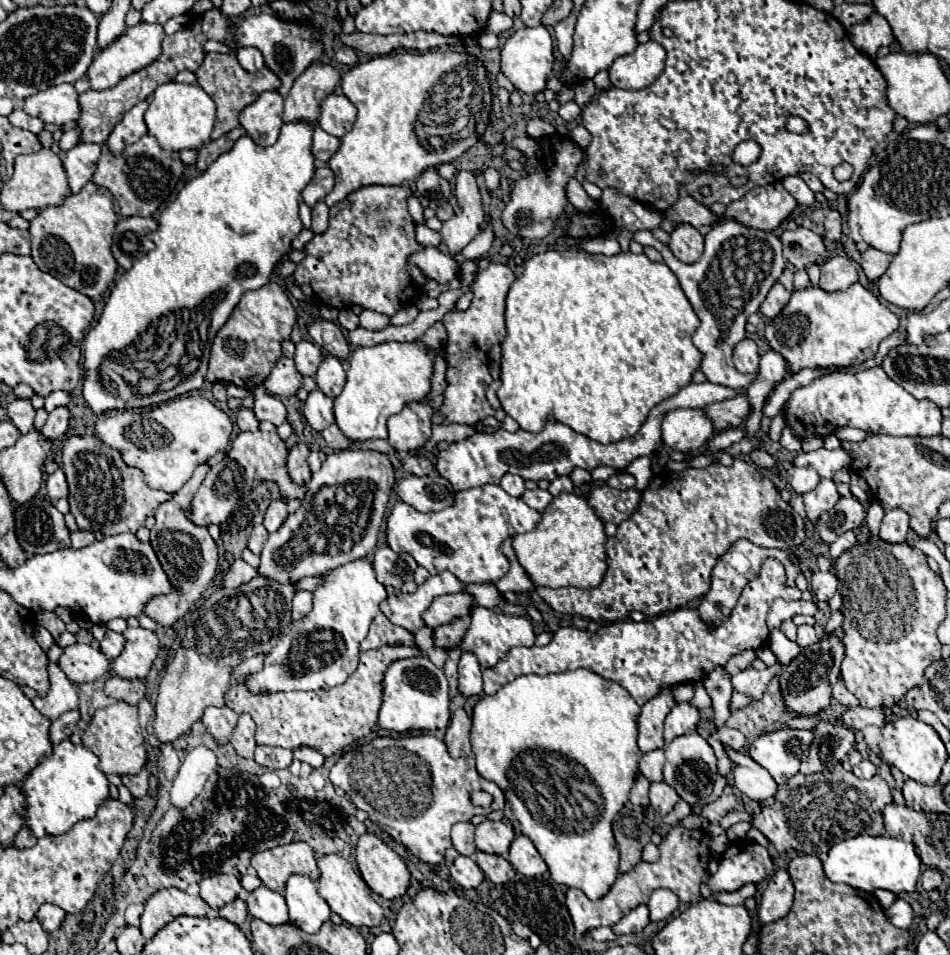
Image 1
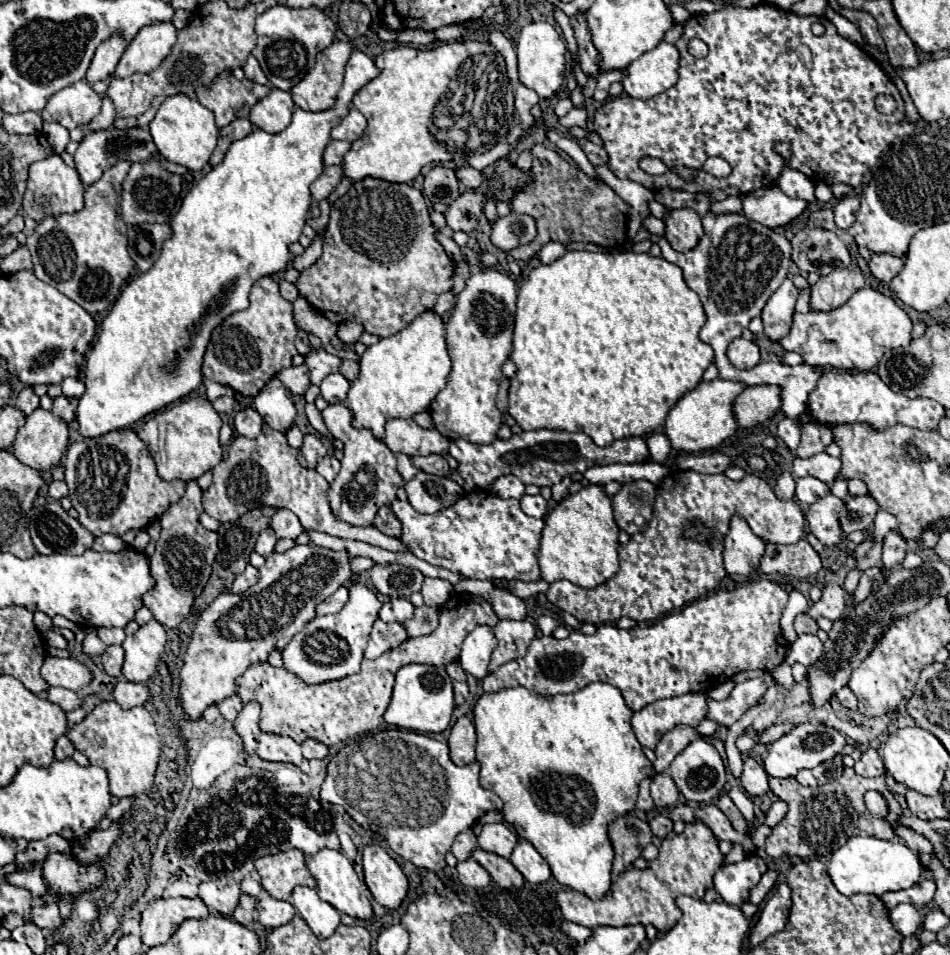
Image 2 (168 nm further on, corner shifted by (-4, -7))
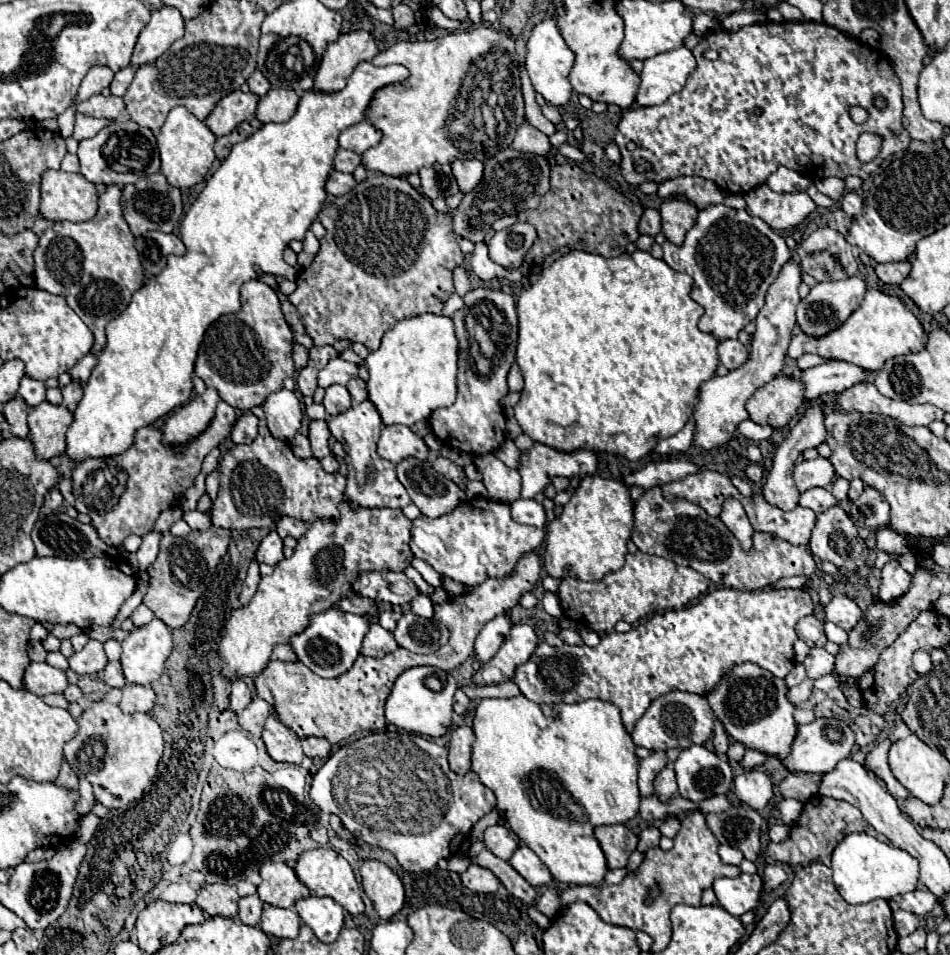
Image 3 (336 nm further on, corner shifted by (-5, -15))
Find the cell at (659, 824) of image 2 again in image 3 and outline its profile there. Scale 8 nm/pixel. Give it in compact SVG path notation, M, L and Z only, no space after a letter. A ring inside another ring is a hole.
M649 826L649 828L645 828L641 834L639 834L639 846L637 846L637 850L647 850L647 848L657 848L659 846L659 840L661 840L661 832L659 832L659 828L655 828L655 826Z

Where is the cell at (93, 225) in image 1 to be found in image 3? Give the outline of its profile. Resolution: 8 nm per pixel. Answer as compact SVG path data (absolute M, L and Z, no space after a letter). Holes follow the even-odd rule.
M117 184L107 186L107 190L99 194L97 204L97 214L89 222L55 222L43 232L33 252L35 286L63 296L95 334L95 346L91 352L69 370L71 382L81 386L87 384L91 370L97 364L95 354L105 346L105 326L127 308L133 292L143 286L143 268L135 250L135 238L121 208L121 188ZM77 256L81 256L79 262ZM77 268L81 274L77 274Z

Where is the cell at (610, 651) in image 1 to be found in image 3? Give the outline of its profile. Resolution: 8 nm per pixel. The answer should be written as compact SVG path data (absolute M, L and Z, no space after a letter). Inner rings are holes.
M717 588L707 592L697 604L687 606L683 610L667 610L657 614L655 618L635 626L627 634L611 632L601 638L595 648L589 646L549 646L547 642L539 644L533 656L515 668L513 682L521 690L523 696L533 700L535 704L575 704L589 698L609 700L619 706L623 724L627 732L633 730L635 722L645 714L651 702L667 692L681 690L707 696L713 688L717 688L719 680L733 672L735 664L753 662L777 678L785 678L795 666L793 642L797 640L795 624L799 618L813 614L813 600L805 590L735 590L735 588Z

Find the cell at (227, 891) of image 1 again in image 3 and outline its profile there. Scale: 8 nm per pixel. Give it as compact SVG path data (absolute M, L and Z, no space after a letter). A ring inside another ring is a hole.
M205 884L197 894L197 906L209 916L237 916L239 894L233 886L227 884Z

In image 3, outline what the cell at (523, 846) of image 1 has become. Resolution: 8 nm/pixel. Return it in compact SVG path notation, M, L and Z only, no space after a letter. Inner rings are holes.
M519 846L515 850L515 854L511 856L509 864L533 886L533 888L545 888L547 884L551 884L551 872L549 868L539 860L539 856L529 850L527 846Z

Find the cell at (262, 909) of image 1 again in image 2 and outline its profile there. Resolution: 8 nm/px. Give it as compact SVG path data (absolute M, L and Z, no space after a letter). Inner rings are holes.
M262 892L258 896L258 904L256 904L256 912L258 912L258 922L266 928L278 928L282 924L288 924L294 914L296 908L290 902L284 900L276 900L270 894Z

